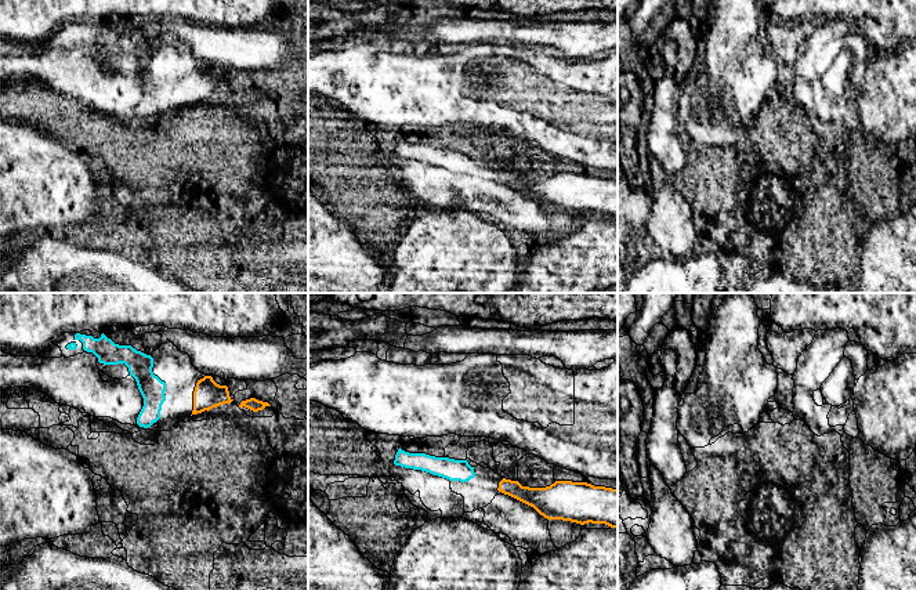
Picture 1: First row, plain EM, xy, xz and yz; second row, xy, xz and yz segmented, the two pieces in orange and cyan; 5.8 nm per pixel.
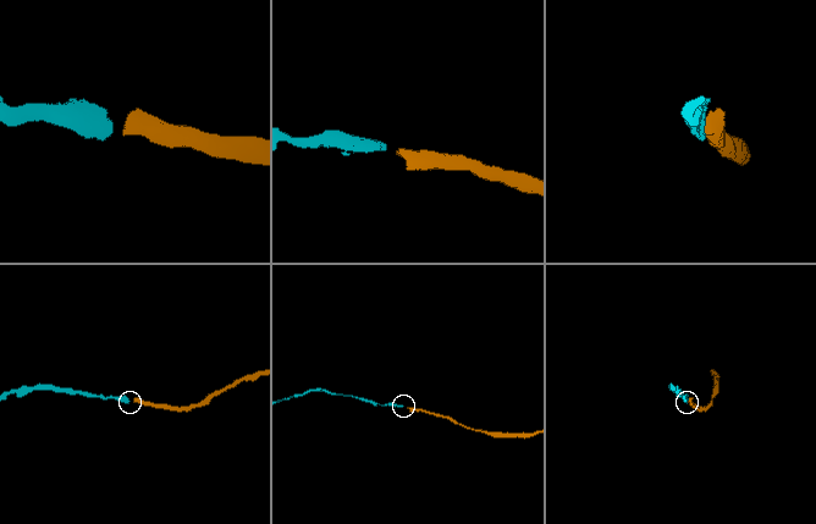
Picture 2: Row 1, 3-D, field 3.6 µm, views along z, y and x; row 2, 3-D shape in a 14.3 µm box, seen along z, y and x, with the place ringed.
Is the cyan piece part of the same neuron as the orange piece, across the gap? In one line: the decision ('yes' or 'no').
yes

